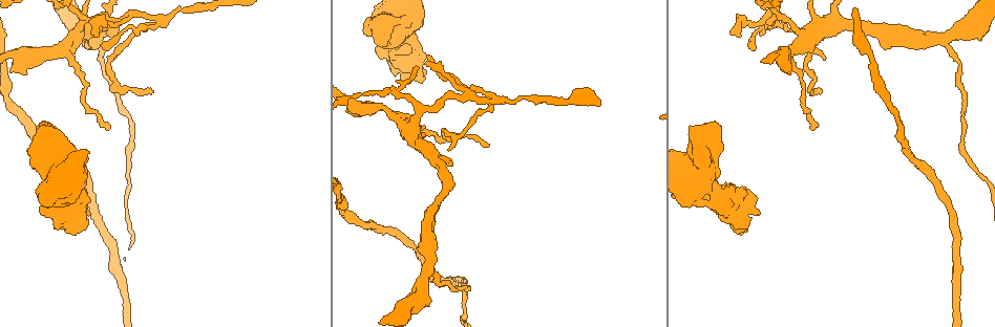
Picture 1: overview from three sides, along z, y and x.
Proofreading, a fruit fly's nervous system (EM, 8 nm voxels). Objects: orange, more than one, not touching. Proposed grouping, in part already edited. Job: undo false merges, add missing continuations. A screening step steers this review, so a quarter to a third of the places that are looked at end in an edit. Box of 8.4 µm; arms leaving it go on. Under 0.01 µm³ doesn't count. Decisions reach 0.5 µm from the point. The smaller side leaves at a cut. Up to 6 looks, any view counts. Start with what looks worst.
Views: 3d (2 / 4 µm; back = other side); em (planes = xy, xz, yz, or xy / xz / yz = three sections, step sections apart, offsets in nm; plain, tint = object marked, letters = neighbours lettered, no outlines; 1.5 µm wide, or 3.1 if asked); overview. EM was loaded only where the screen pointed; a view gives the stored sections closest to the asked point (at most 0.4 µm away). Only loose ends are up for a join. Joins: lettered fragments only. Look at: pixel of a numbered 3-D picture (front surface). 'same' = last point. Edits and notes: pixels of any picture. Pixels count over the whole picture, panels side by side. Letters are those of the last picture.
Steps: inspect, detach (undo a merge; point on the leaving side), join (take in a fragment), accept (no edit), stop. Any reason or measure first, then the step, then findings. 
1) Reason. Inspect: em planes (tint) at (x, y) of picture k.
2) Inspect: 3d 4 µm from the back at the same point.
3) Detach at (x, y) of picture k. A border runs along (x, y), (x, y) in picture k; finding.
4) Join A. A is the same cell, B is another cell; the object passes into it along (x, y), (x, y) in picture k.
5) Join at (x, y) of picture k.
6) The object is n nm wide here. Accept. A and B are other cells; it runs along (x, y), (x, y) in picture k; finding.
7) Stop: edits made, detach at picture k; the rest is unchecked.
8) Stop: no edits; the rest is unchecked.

Three arms meet. Inspect: 3d 4 µm at (73, 65) of picture 1.

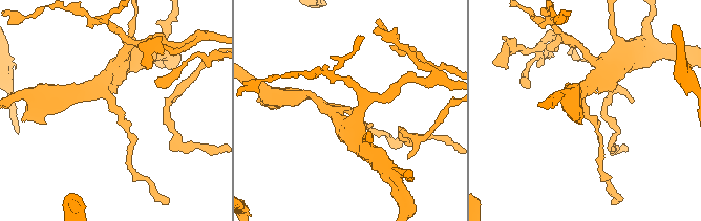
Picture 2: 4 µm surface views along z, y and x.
3 arms meet here. Inspect: em xz step 8 (tint) at (584, 107) of picture 2.

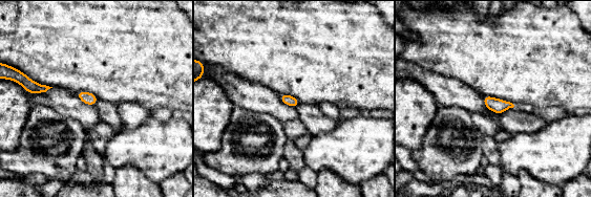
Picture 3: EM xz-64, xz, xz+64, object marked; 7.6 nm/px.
Another direction. Inspect: em planes (letters) at the same point.

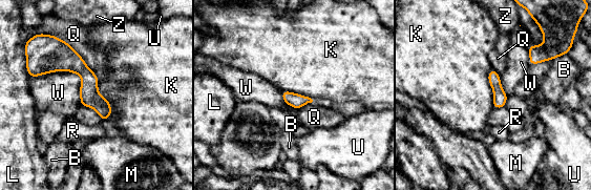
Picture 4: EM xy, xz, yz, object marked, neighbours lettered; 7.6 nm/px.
The longest contact is with Q, 500 nm. Accept. B, K, L, M, Q, R, U, W and Z are other cells; continuous, no second neuron.

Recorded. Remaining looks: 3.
Two arms in line, one across. Inspect: em xy step 4 (tint) at (158, 18) of picture 1.

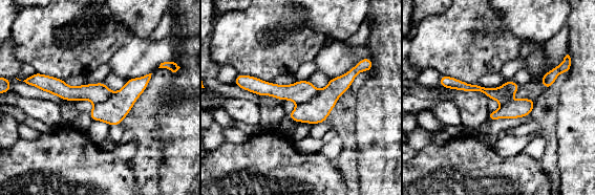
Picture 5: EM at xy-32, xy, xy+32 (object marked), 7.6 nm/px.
Inspect: em planes (letters) at the same point.

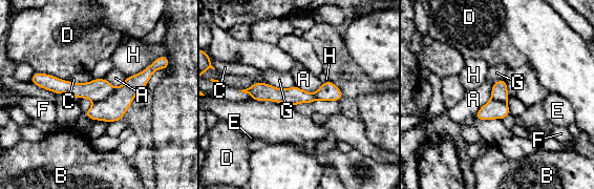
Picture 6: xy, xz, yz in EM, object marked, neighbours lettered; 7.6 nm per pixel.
The object is 140 nm wide here; the longest contact is with H, 300 nm. Detach at (112, 108) of picture 6. A, B, C, D, E, F, G and H are other cells; a second neuron is stuck on.

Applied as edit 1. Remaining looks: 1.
Stop: edits made, detach at picture 6; the rest is unchecked.

